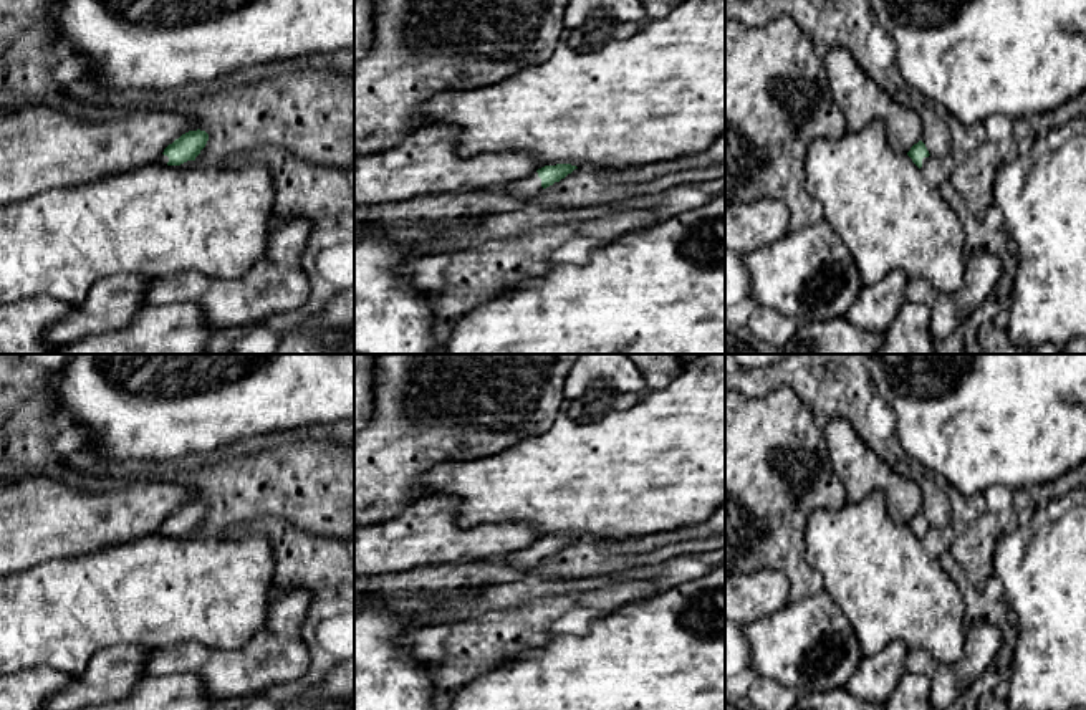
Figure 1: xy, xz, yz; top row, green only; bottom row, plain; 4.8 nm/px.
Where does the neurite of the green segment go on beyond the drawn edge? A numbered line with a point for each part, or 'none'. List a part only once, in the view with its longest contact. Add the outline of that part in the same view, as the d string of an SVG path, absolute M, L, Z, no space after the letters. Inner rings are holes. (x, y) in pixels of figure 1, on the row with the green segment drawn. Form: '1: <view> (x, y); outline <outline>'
1: xz (525, 187); outline M533 172L531 175L528 175L525 179L517 179L510 184L505 184L497 190L520 197L520 199L530 199L531 195L535 195L541 189L543 189L541 179L538 177L538 172Z

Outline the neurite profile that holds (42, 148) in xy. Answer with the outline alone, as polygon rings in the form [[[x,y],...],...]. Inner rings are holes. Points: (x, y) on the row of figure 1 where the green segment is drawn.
[[[48,104],[0,111],[0,207],[141,169],[156,162],[169,144],[189,131],[182,114],[162,111],[157,104],[134,104],[106,122],[86,122]]]

